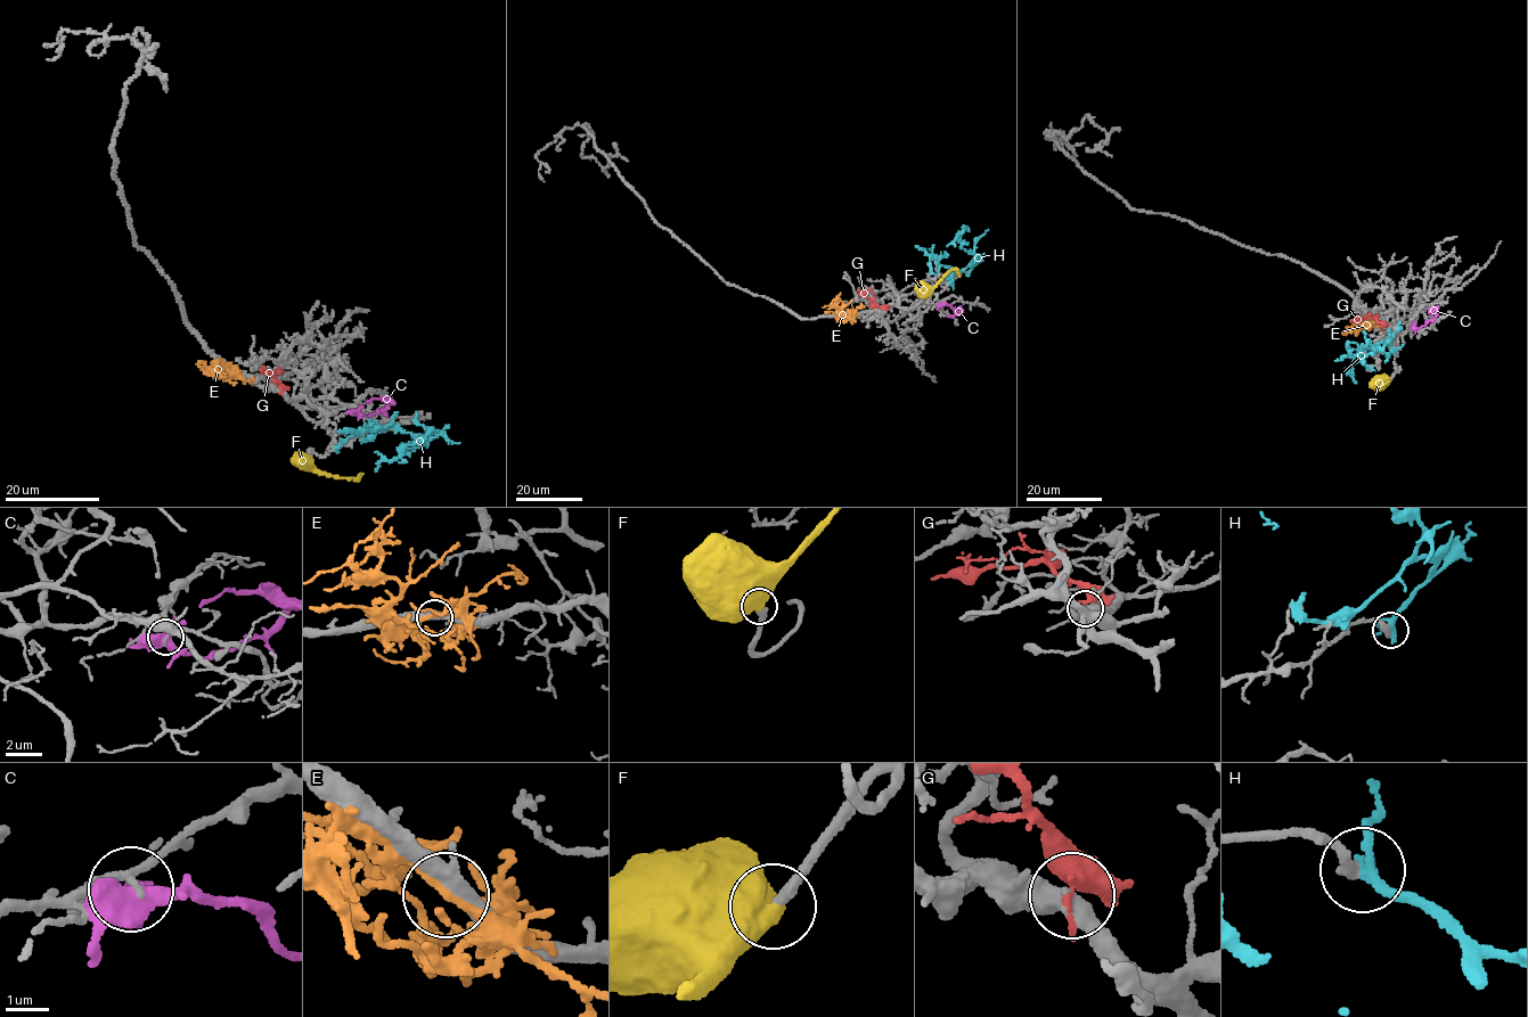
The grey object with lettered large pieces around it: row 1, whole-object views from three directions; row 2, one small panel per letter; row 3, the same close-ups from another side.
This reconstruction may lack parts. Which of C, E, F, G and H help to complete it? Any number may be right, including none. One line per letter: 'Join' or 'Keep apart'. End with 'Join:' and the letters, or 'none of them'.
C: Keep apart
E: Keep apart
F: Join
G: Keep apart
H: Keep apart
Join: F

